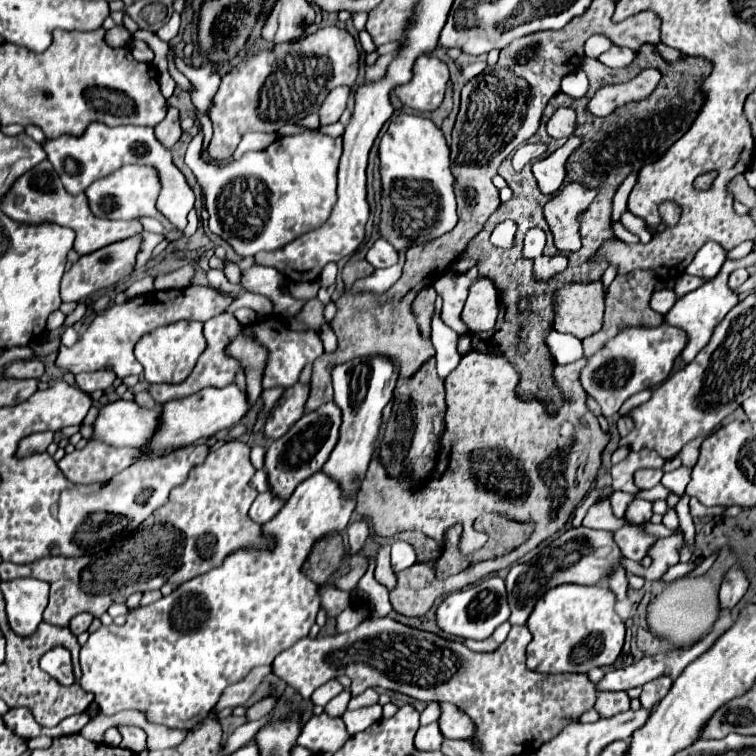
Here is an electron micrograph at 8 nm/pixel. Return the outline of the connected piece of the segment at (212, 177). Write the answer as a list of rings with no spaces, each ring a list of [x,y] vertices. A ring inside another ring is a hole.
[[[202,129],[189,143],[189,149],[185,153],[187,167],[195,173],[197,183],[201,185],[201,191],[205,195],[205,209],[209,213],[209,229],[211,233],[225,239],[237,255],[251,257],[259,251],[275,251],[287,245],[289,241],[297,239],[299,235],[321,227],[331,207],[335,205],[337,197],[337,165],[343,151],[341,137],[333,139],[319,129],[305,131],[289,137],[277,139],[273,145],[269,145],[263,151],[249,151],[241,159],[229,159],[229,161],[207,161],[201,156],[203,142]]]

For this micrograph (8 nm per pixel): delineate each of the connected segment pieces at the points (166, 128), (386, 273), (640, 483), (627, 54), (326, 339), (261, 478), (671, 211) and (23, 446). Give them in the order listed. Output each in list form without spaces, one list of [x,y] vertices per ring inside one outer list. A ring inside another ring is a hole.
[[[169,107],[167,117],[155,127],[155,137],[165,145],[173,147],[179,137],[181,137],[181,127],[179,127],[179,111],[175,107]]]
[[[399,251],[399,263],[395,263],[395,265],[389,267],[389,269],[377,269],[373,275],[355,281],[355,285],[351,287],[351,291],[353,291],[353,293],[363,293],[363,291],[383,293],[383,291],[387,291],[387,289],[401,277],[403,263],[405,263],[405,253]]]
[[[639,469],[635,471],[633,479],[635,479],[635,485],[639,489],[651,489],[655,487],[663,477],[663,471],[655,471],[655,469]]]
[[[613,47],[609,49],[607,53],[603,53],[599,57],[599,61],[607,67],[613,67],[613,69],[621,69],[621,67],[629,67],[631,61],[635,59],[635,51],[627,49],[627,47]]]
[[[323,325],[323,327],[319,329],[319,337],[321,337],[321,341],[323,341],[325,351],[333,351],[333,349],[335,349],[335,335],[333,335],[333,331],[329,329],[329,325]]]
[[[261,469],[261,471],[257,471],[257,473],[253,475],[253,479],[251,479],[251,487],[253,487],[253,489],[257,489],[259,493],[269,491],[269,483],[267,483],[267,471],[265,471],[265,469]]]
[[[666,201],[660,205],[659,212],[661,214],[662,223],[658,226],[657,231],[662,232],[667,227],[675,226],[681,215],[679,206],[671,201]]]
[[[51,431],[29,435],[29,437],[25,437],[25,439],[19,443],[17,455],[19,455],[19,457],[27,457],[27,455],[33,455],[33,453],[43,453],[43,451],[47,451],[47,447],[49,447],[49,443],[53,441],[53,437],[55,437],[55,433],[51,433]]]

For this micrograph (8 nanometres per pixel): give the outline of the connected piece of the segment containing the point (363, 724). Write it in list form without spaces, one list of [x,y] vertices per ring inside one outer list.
[[[375,703],[375,705],[369,705],[369,707],[357,709],[357,711],[345,711],[341,719],[345,721],[347,733],[355,735],[359,731],[365,731],[369,725],[373,725],[375,721],[381,719],[381,705]]]

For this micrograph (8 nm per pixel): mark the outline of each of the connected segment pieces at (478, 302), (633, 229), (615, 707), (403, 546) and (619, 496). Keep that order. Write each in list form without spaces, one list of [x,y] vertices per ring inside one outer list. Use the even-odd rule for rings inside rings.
[[[481,277],[469,289],[461,321],[465,323],[470,333],[481,333],[493,330],[497,313],[499,307],[492,281]]]
[[[625,211],[621,217],[623,225],[633,234],[637,235],[642,243],[648,243],[652,236],[647,231],[646,223],[630,211]]]
[[[603,691],[597,695],[595,711],[599,713],[601,719],[613,717],[627,709],[629,709],[629,695],[625,691]]]
[[[395,541],[391,545],[391,567],[393,571],[403,571],[417,561],[415,549],[405,541]]]
[[[621,491],[613,493],[613,497],[611,497],[613,515],[615,515],[617,519],[623,519],[623,517],[625,517],[625,509],[627,509],[627,505],[629,505],[631,501],[633,501],[633,495],[631,495],[631,493],[621,493]]]

